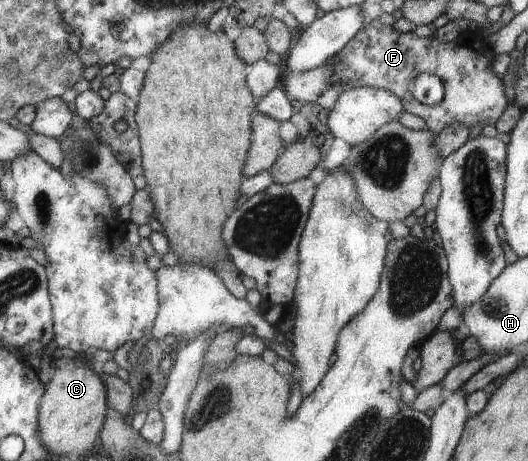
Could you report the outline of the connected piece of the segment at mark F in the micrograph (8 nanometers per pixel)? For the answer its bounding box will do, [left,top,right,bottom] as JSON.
[329,19,509,134]

